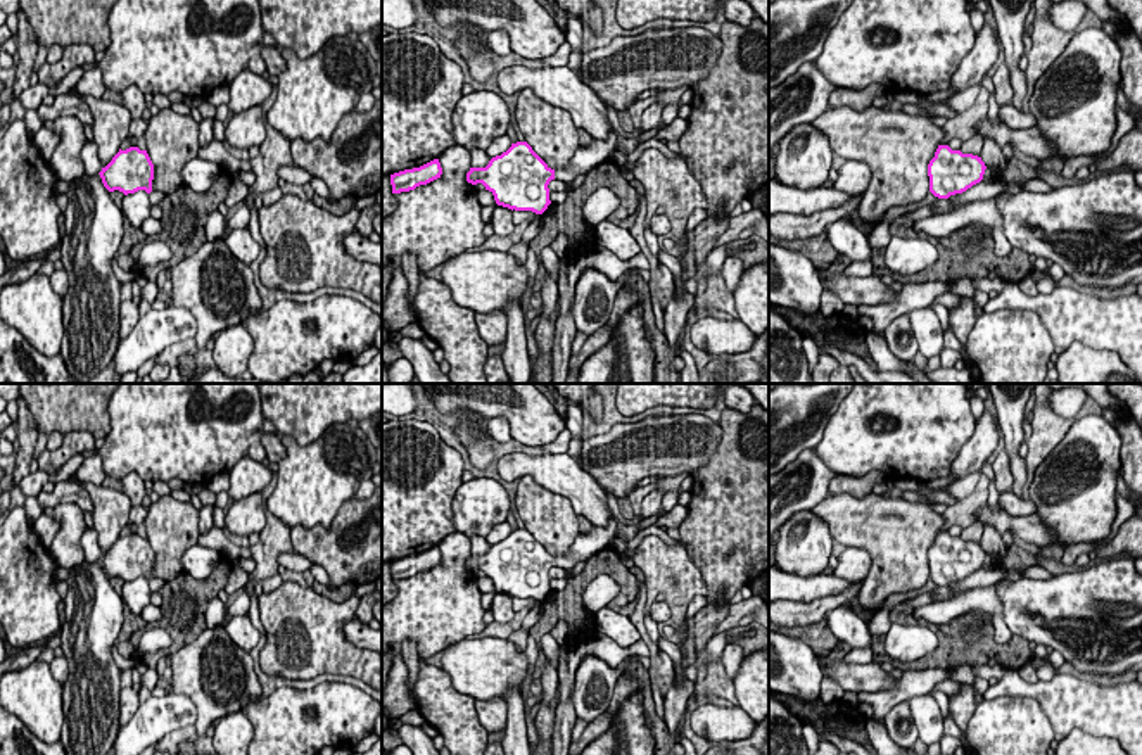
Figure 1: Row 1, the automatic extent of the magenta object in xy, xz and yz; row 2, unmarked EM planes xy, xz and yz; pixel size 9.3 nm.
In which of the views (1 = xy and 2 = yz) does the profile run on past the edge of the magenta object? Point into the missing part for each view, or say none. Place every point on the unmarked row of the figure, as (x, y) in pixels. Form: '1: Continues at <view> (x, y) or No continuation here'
1: No continuation here
2: No continuation here

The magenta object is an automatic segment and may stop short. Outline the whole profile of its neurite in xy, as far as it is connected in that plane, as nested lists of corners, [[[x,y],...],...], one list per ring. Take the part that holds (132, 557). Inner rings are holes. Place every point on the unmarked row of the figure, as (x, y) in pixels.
[[[138,534],[119,536],[98,561],[109,579],[119,577],[124,582],[138,577],[152,579],[154,551],[147,537],[140,537]]]

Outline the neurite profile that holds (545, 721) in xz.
[[[546,660],[546,669],[541,674],[542,698],[541,708],[536,715],[536,729],[539,734],[539,743],[532,746],[532,755],[553,755],[553,727],[555,727],[555,710],[551,701],[558,689],[558,670]]]

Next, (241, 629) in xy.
[[[249,613],[232,617],[225,624],[226,634],[232,641],[245,651],[251,651],[259,643],[259,631],[252,625]]]

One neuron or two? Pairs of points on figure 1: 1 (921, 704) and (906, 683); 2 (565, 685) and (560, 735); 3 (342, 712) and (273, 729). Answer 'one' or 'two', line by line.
1: two
2: one
3: one

